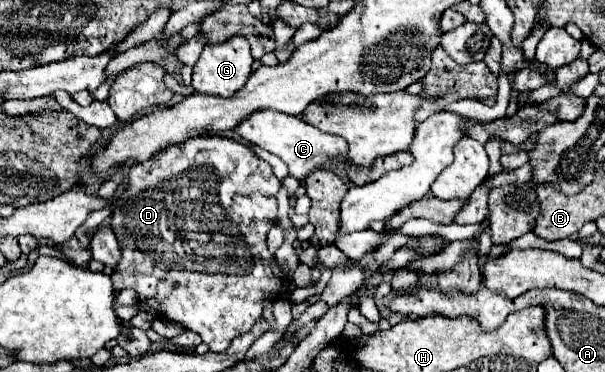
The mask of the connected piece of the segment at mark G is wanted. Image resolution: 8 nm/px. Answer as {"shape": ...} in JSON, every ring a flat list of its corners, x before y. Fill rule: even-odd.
{"shape":[[232,37,230,41,208,45,208,47,204,47,198,63,194,65,192,87,196,93,202,93,202,95,230,97,238,89,242,89,244,83,248,81,248,77,252,73,252,61,254,61,254,57,250,53,250,45,248,45,248,41,244,41,244,37]]}

